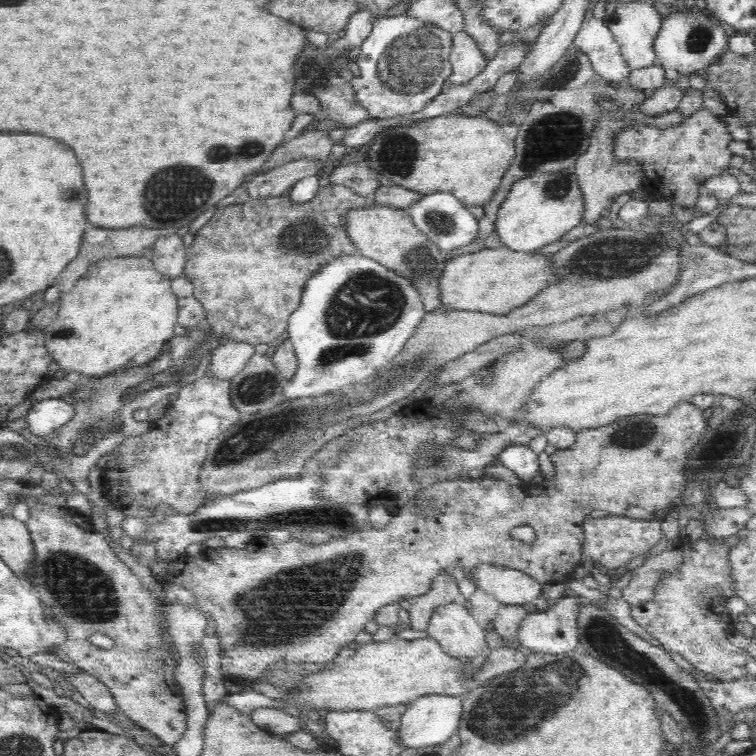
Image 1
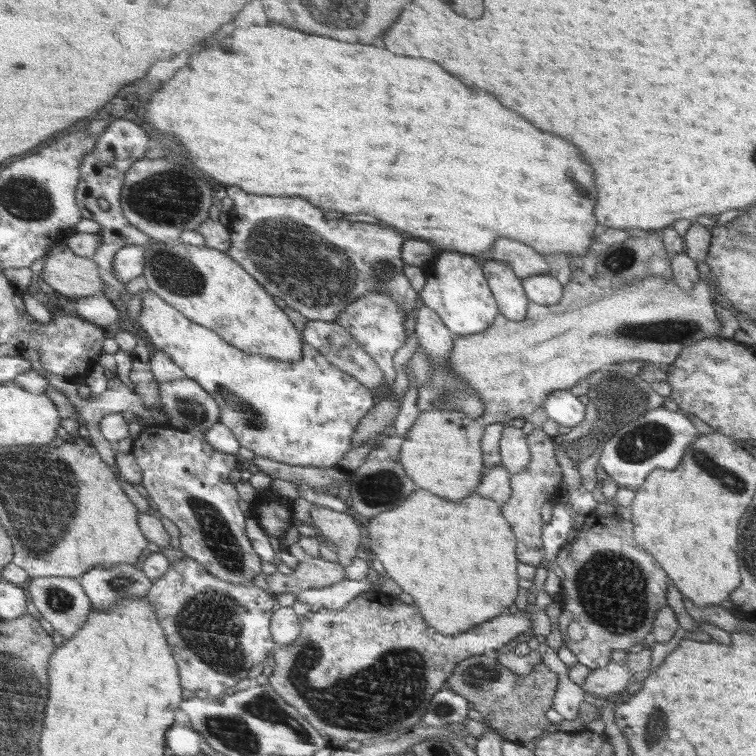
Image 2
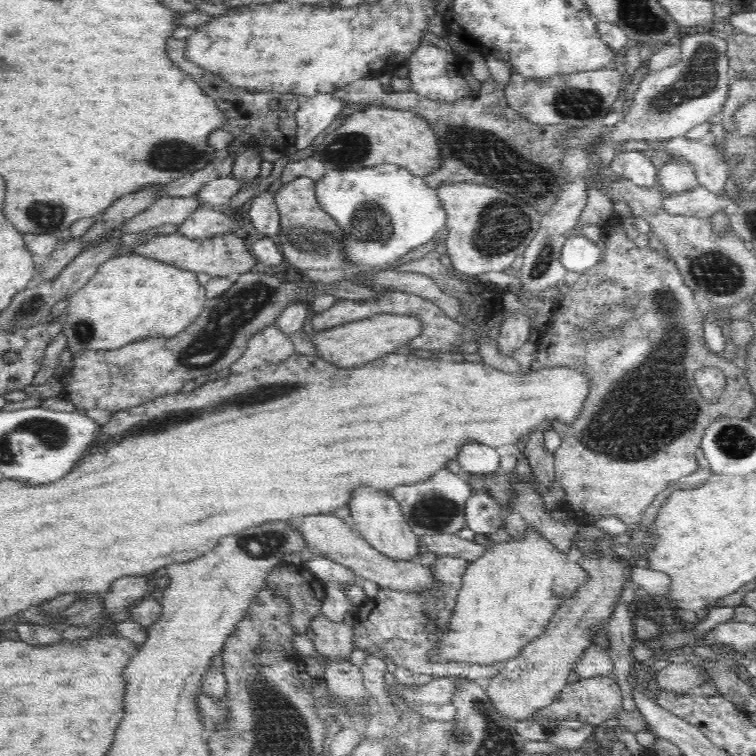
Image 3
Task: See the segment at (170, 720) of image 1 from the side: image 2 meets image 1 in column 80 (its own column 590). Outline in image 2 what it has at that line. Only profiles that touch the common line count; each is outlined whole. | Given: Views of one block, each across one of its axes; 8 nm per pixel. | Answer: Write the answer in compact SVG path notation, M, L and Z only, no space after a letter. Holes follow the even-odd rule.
M592 512L586 516L580 534L569 544L566 543L561 552L552 561L564 571L564 580L561 581L562 610L568 620L576 621L585 627L585 638L582 641L572 642L566 640L563 644L574 653L578 663L588 666L591 671L602 669L610 663L612 650L628 652L634 642L642 644L644 636L652 629L654 616L657 616L666 602L666 572L660 568L660 564L644 552L637 540L634 540L633 522L623 519L616 514L602 517Z

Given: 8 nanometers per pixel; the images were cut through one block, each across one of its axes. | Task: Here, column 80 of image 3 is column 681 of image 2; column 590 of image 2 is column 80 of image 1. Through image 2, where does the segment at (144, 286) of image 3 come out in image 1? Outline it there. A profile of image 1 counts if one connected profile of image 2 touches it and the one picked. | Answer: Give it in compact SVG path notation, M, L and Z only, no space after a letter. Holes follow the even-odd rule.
M139 255L100 259L99 261L90 263L86 273L78 278L74 287L67 294L62 294L59 309L56 310L56 318L42 330L44 333L44 347L48 349L49 354L52 355L52 358L56 362L60 362L60 366L66 372L80 372L80 374L90 377L101 377L115 370L120 370L130 361L134 361L136 365L149 363L161 355L163 346L173 337L173 330L177 325L178 318L177 301L178 298L172 291L171 279L158 272L151 259L140 257Z

